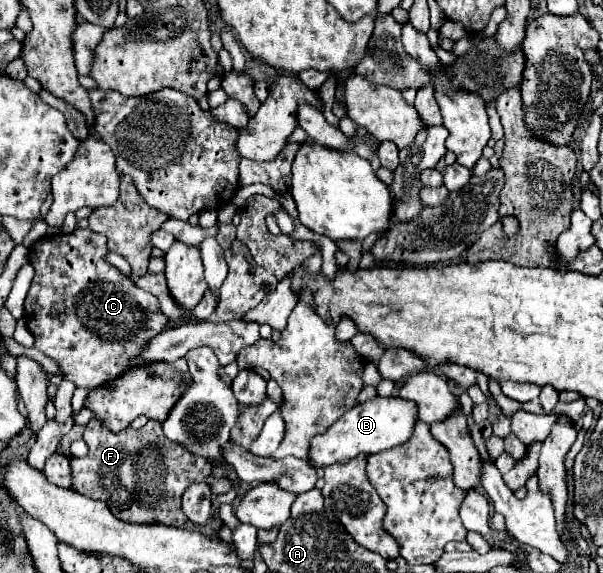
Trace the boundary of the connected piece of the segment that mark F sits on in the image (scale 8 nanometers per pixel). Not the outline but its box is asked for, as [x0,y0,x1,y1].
[71,421,231,527]

